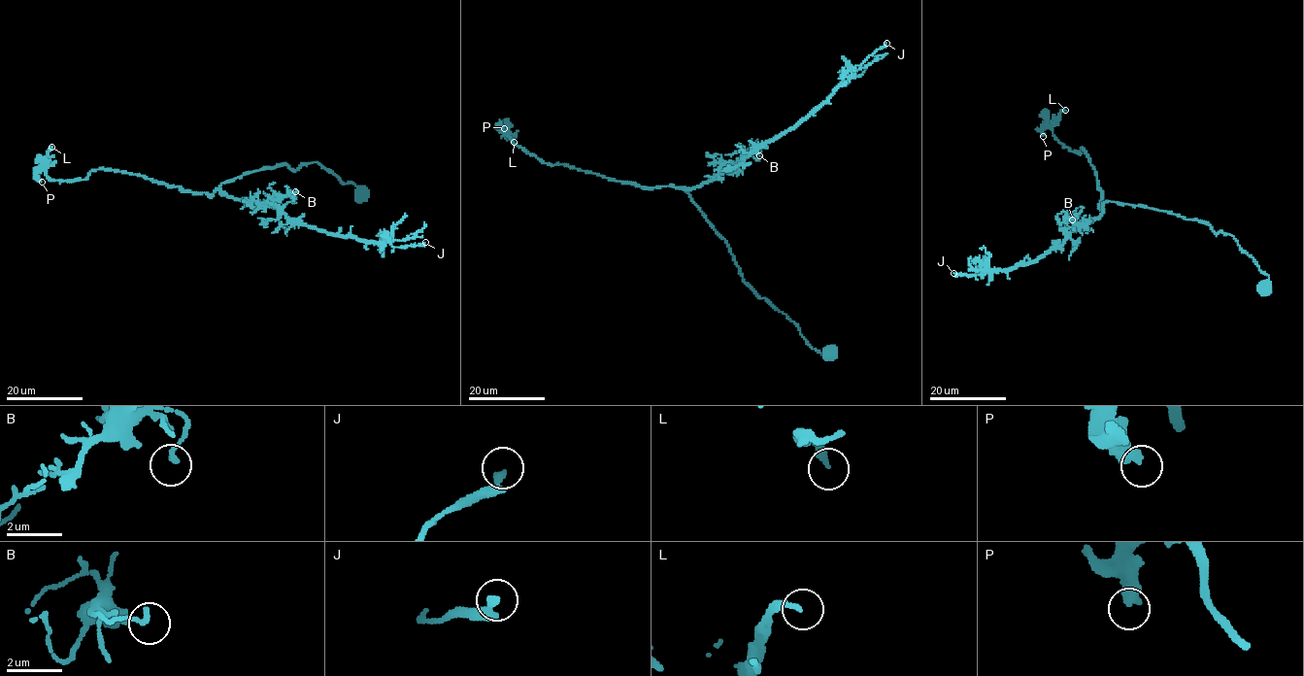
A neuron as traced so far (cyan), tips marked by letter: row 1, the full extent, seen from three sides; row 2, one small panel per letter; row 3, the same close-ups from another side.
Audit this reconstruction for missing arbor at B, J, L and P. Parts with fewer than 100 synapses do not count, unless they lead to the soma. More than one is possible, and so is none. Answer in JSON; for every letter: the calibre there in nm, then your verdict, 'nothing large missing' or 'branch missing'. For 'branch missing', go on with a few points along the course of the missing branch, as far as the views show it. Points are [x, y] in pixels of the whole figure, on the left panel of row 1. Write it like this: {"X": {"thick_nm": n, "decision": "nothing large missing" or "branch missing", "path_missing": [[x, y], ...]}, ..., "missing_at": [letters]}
{"B": {"thick_nm": 190, "decision": "nothing large missing"}, "J": {"thick_nm": 240, "decision": "nothing large missing"}, "L": {"thick_nm": 200, "decision": "nothing large missing"}, "P": {"thick_nm": 400, "decision": "nothing large missing"}, "missing_at": []}

